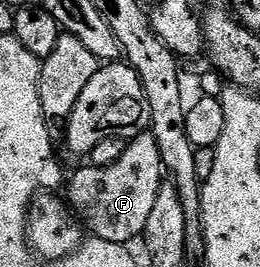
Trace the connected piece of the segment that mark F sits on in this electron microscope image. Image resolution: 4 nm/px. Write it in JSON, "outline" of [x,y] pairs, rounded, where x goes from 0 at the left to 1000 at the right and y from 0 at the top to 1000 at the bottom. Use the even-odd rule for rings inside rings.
{"outline":[[[562,494],[519,513],[477,551],[450,610],[381,629],[335,614],[304,633],[273,667],[258,749],[292,813],[335,861],[342,854],[354,865],[346,873],[369,895],[496,914],[512,891],[531,895],[546,880],[558,835],[573,831],[577,790],[588,787],[631,659],[635,633],[619,607],[615,562],[604,558],[604,532],[573,494]]]}

